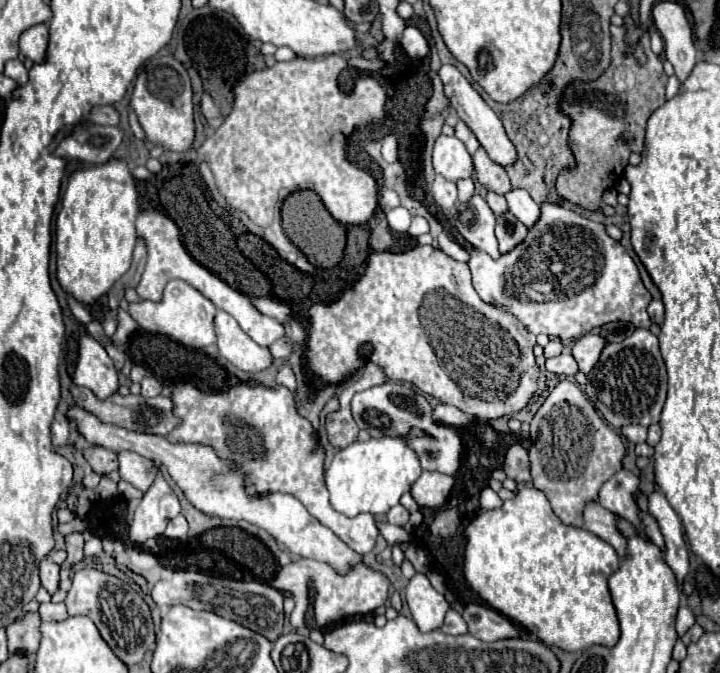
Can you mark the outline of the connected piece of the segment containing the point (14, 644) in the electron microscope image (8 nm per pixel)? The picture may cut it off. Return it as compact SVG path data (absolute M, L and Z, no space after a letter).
M24 611L12 625L6 627L8 651L26 649L28 657L32 657L40 645L40 615L36 611Z

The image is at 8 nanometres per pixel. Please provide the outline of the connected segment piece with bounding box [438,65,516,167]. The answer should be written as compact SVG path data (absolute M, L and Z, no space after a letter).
M442 65L438 71L442 85L444 85L444 95L450 101L450 105L456 109L458 117L472 129L472 133L476 135L476 139L480 141L480 145L486 149L486 153L490 155L492 161L500 163L502 167L510 165L516 159L516 149L512 145L512 141L508 139L498 115L488 107L488 103L480 97L480 93L468 83L468 79L454 67L454 65Z

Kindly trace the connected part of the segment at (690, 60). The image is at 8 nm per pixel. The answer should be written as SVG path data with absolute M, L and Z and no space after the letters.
M658 1L652 9L654 25L664 39L666 59L674 65L676 77L684 81L696 63L692 27L678 1Z

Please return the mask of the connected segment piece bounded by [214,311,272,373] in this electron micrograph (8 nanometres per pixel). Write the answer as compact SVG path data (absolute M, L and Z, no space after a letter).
M218 311L216 319L214 319L214 327L216 327L216 345L218 351L224 359L228 359L232 365L236 365L242 371L248 373L256 373L266 369L272 363L270 351L266 347L256 345L236 323L236 319L232 319L232 315L228 315L226 311Z

